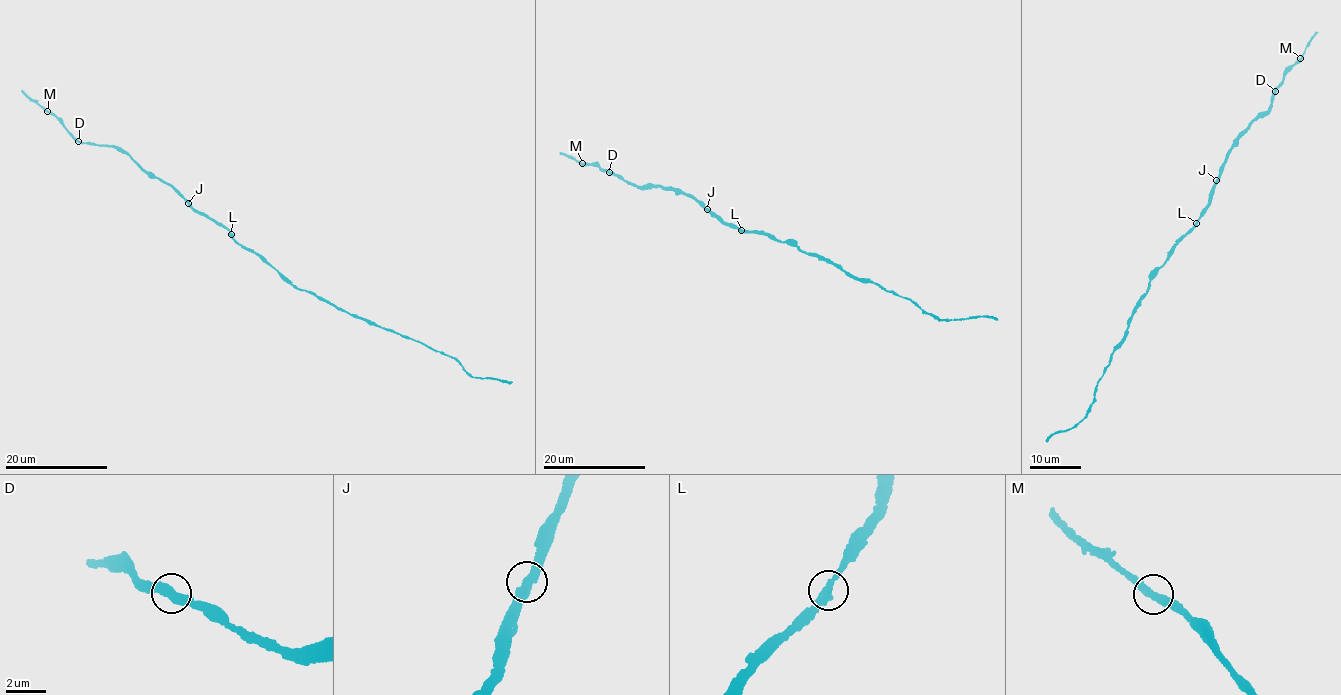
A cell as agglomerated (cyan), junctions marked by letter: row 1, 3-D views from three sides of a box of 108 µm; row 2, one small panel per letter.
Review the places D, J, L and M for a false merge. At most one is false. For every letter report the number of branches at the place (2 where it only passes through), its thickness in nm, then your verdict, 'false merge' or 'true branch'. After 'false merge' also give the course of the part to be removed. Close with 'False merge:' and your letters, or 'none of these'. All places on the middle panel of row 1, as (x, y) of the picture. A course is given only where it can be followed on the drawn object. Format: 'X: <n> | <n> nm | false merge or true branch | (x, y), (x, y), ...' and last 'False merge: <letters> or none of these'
D: 2 | 380 nm | true branch
J: 2 | 400 nm | true branch
L: 2 | 380 nm | true branch
M: 2 | 380 nm | true branch
False merge: none of these

